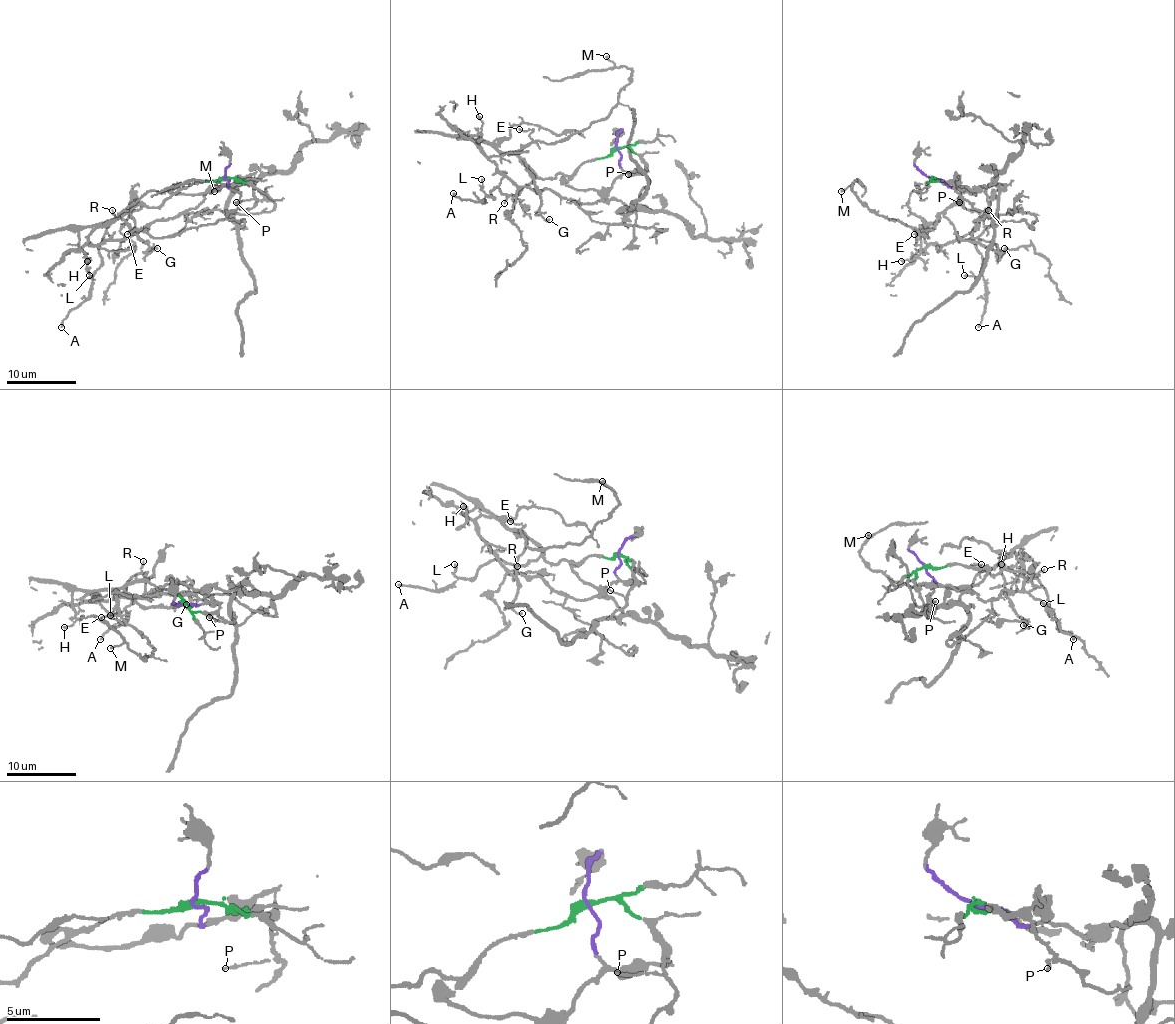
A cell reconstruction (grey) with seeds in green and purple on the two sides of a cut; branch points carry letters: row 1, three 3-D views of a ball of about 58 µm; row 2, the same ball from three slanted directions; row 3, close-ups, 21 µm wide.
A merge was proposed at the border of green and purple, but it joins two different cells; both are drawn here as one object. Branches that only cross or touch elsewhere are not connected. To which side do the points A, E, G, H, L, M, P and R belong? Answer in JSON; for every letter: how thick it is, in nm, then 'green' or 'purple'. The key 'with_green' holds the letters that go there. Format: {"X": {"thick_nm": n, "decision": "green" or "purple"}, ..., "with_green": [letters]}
{"A": {"thick_nm": 140, "decision": "green"}, "E": {"thick_nm": 100, "decision": "green"}, "G": {"thick_nm": 160, "decision": "green"}, "H": {"thick_nm": 130, "decision": "green"}, "L": {"thick_nm": 140, "decision": "green"}, "M": {"thick_nm": 140, "decision": "green"}, "P": {"thick_nm": 130, "decision": "green"}, "R": {"thick_nm": 100, "decision": "green"}, "with_green": ["A", "E", "G", "H", "L", "M", "P", "R"]}

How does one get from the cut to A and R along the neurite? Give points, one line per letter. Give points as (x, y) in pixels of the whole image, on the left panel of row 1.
A: (225, 178), (192, 183), (157, 207), (142, 206), (116, 218), (104, 235), (90, 294), (60, 327)
R: (225, 178), (192, 183), (157, 207), (142, 206), (118, 218), (112, 209)

